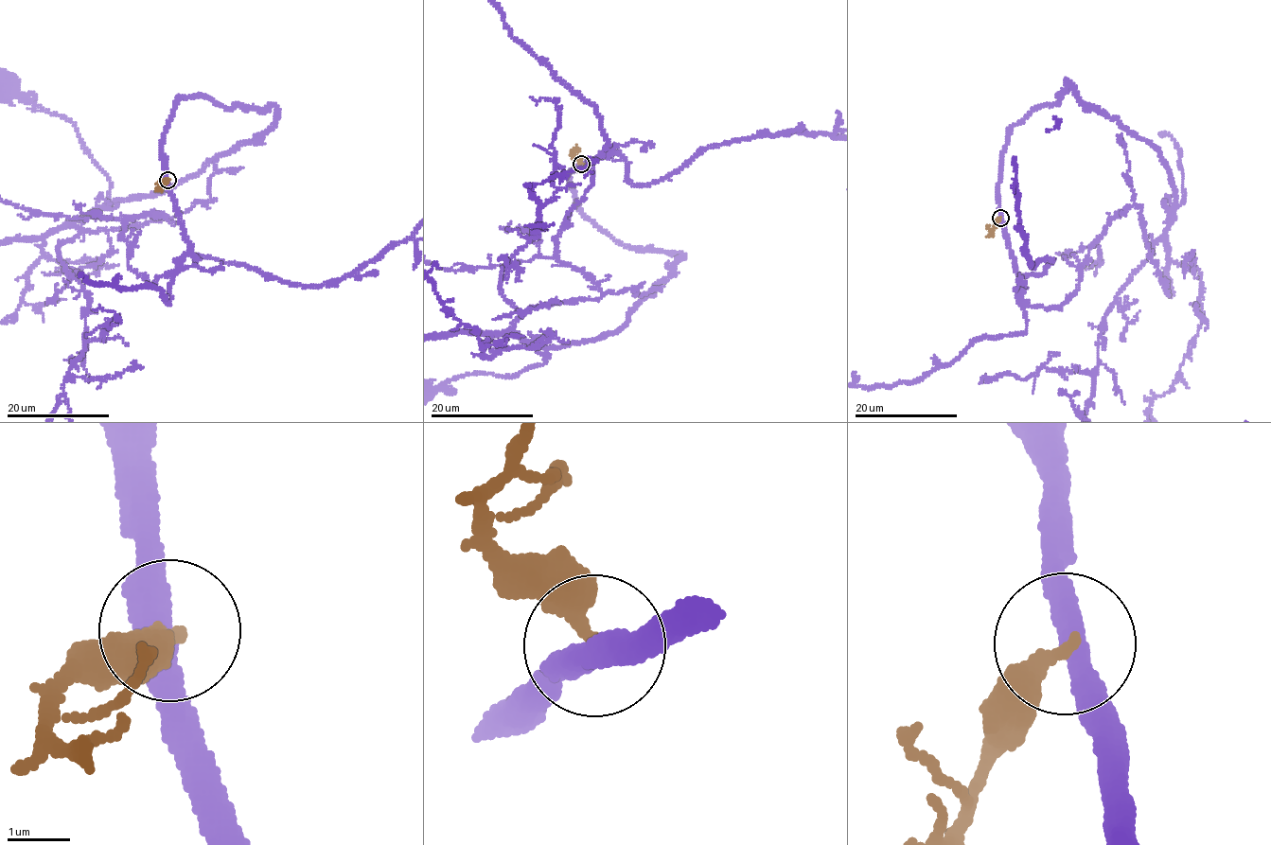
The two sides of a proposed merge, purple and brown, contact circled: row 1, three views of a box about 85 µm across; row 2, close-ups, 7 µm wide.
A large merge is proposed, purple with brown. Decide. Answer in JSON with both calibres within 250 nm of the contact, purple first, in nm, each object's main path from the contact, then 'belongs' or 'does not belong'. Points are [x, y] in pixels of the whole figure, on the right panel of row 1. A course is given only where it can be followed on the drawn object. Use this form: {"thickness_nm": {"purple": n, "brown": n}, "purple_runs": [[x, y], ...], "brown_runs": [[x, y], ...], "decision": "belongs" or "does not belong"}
{"thickness_nm": {"purple": 440, "brown": 320}, "brown_runs": [[1000, 218], [986, 237]], "decision": "does not belong"}

